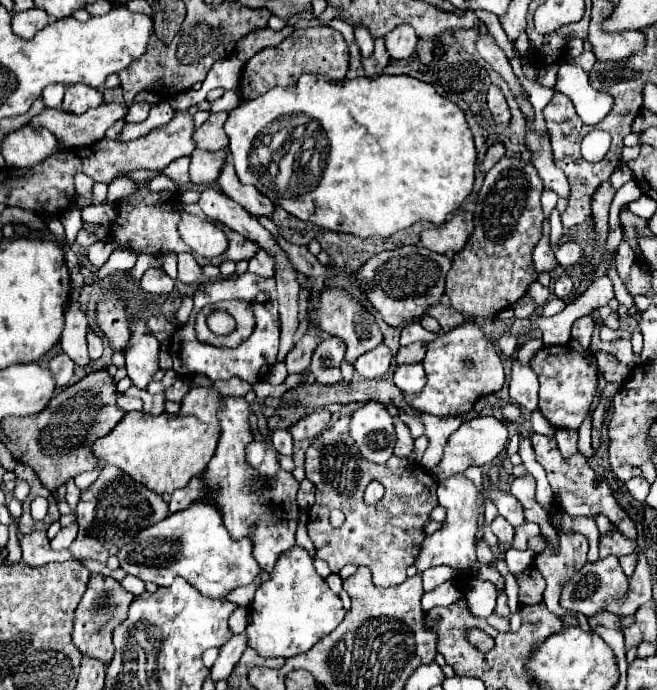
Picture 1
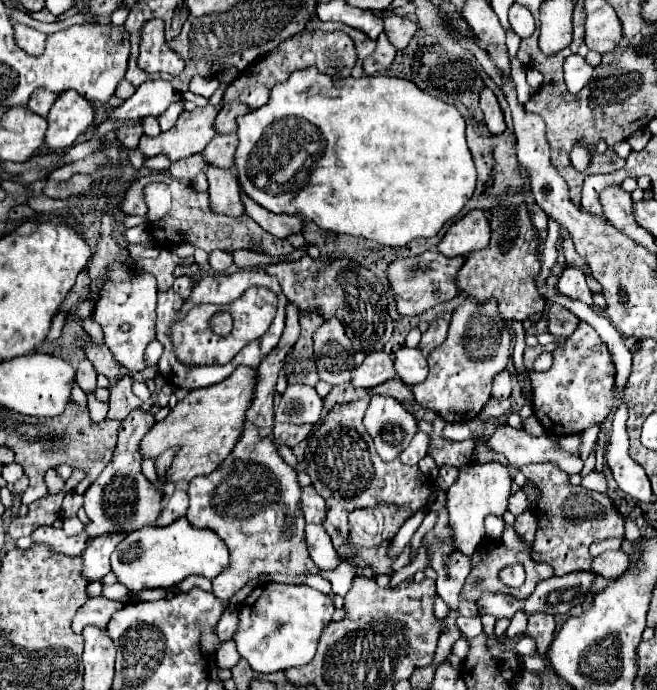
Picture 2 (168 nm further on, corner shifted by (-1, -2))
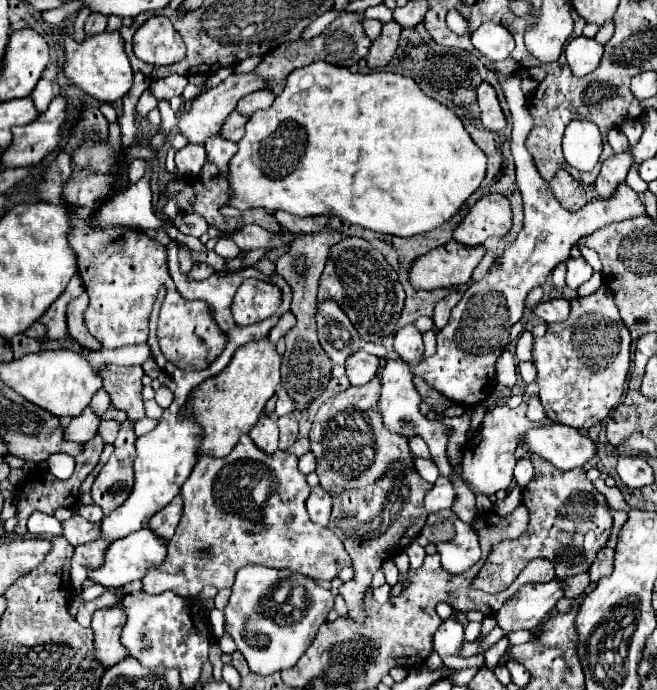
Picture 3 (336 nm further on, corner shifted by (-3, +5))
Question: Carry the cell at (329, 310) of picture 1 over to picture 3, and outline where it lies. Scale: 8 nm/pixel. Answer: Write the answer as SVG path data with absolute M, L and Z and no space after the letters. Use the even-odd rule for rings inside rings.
M352 237L342 239L330 249L318 291L318 301L326 299L340 305L364 341L378 343L396 331L396 321L400 319L404 305L404 289L398 283L396 271L386 263L382 253L376 251L366 239Z

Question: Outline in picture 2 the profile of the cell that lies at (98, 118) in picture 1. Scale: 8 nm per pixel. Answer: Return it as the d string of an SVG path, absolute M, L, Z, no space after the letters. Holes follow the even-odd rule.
M152 80L138 86L132 98L128 98L122 106L114 108L110 120L124 120L124 118L146 118L146 116L160 116L170 104L178 102L182 96L172 88L166 80Z

